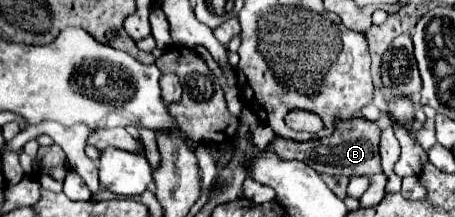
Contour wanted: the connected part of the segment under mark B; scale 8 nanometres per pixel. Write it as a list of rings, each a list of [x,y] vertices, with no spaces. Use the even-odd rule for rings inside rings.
[[[356,118],[348,122],[338,122],[336,130],[328,138],[310,140],[310,142],[292,142],[284,138],[276,138],[272,142],[276,154],[286,160],[300,160],[314,168],[318,174],[332,174],[332,176],[372,176],[380,174],[380,156],[378,156],[378,140],[380,128],[376,122]]]

